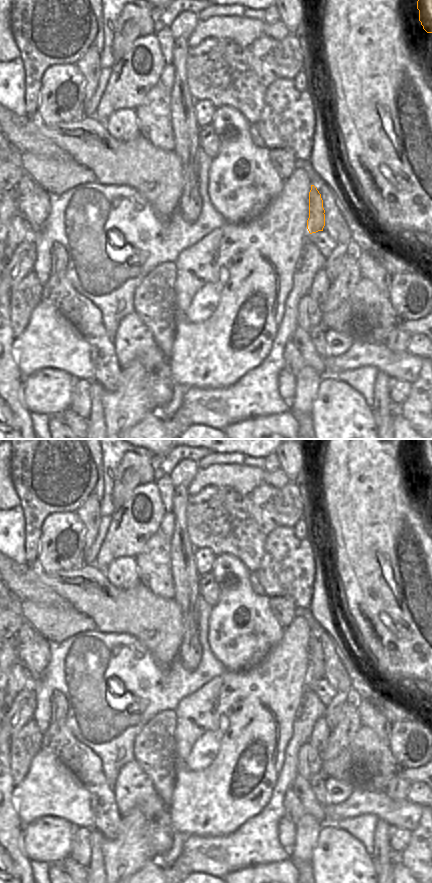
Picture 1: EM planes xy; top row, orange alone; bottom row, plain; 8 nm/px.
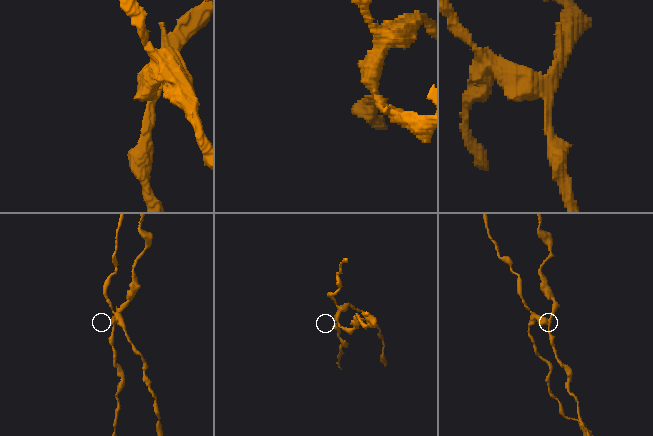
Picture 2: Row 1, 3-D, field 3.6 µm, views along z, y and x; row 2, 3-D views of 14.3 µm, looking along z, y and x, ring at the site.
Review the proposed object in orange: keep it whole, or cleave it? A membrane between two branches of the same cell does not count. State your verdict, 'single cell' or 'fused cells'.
fused cells

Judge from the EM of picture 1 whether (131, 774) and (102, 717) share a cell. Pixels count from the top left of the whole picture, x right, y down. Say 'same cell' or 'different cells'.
different cells

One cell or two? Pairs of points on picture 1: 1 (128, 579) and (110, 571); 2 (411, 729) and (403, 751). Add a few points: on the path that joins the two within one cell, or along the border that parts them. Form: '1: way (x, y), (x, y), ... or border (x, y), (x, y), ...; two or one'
1: way (124, 576), (114, 571); one
2: way (411, 734), (411, 741), (408, 746); one

